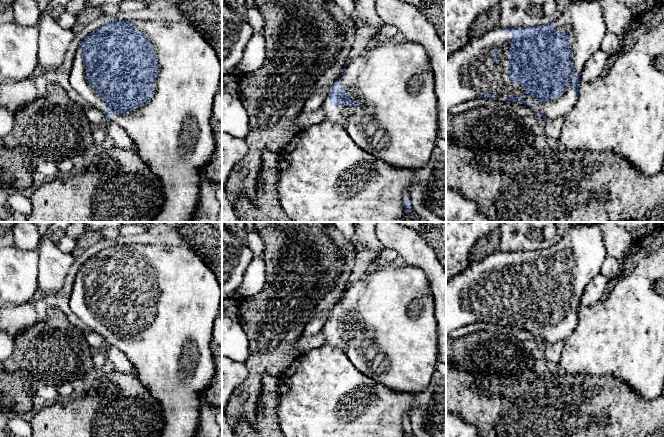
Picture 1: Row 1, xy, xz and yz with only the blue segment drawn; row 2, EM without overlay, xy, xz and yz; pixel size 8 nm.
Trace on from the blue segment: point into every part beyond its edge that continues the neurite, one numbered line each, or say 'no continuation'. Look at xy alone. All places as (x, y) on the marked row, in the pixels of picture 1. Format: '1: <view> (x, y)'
1: xy (172, 133)

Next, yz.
1: yz (470, 71)

